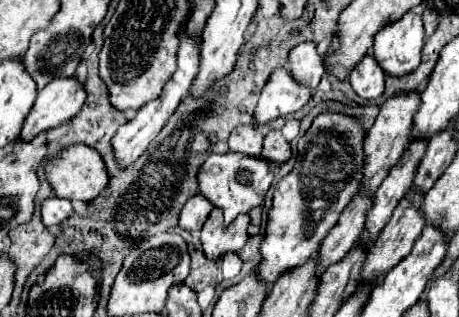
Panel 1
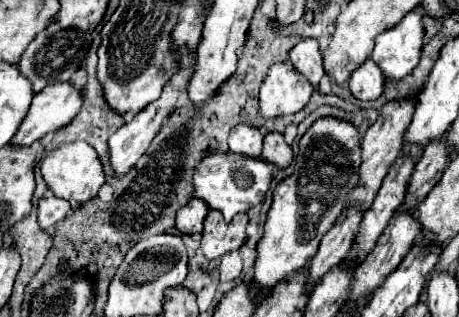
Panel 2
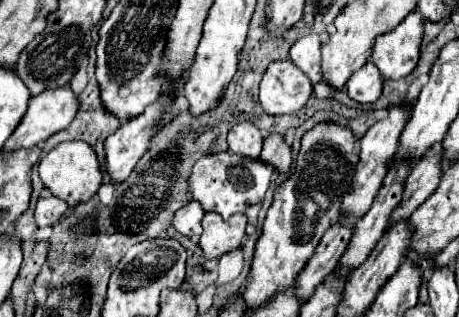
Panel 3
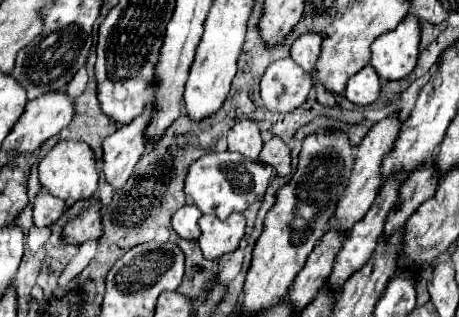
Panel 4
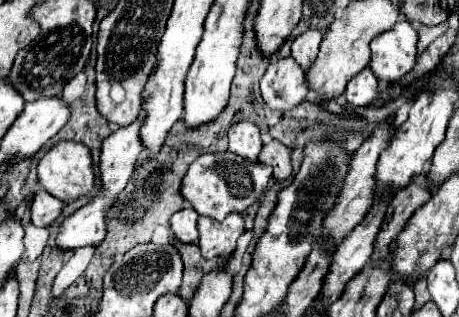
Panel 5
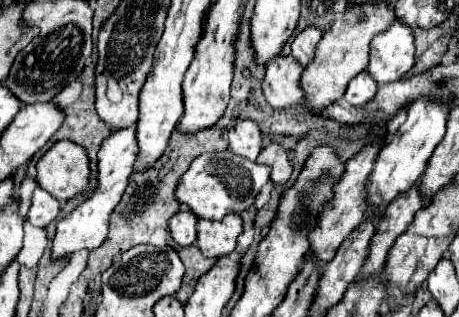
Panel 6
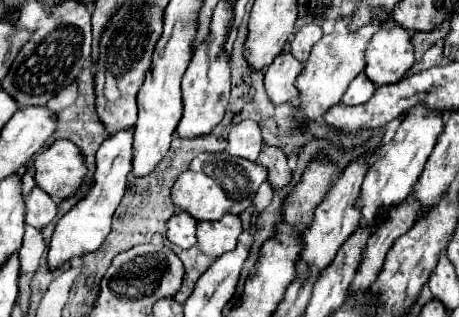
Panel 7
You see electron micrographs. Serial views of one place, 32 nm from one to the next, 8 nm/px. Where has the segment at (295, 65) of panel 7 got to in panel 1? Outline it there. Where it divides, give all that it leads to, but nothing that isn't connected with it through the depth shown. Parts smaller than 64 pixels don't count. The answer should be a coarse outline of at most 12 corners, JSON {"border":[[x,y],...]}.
{"border":[[286,66],[262,88],[256,120],[266,126],[294,114],[312,90],[296,84]]}

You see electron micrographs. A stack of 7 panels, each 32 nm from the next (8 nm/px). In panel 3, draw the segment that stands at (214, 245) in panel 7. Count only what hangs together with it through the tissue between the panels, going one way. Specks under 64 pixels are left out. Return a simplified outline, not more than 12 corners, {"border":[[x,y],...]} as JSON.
{"border":[[246,216],[202,218],[200,248],[208,260],[240,248]]}

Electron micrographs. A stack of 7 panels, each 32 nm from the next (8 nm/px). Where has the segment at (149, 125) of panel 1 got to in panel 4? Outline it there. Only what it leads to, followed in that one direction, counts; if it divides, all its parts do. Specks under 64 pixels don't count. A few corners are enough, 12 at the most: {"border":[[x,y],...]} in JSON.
{"border":[[150,114],[120,126],[102,144],[102,172],[114,192],[146,150]]}

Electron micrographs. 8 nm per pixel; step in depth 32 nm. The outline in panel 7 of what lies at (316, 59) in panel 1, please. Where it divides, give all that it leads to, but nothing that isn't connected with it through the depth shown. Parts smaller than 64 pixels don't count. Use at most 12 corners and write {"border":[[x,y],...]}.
{"border":[[306,24],[290,42],[292,54],[306,62],[322,38],[318,24]]}

